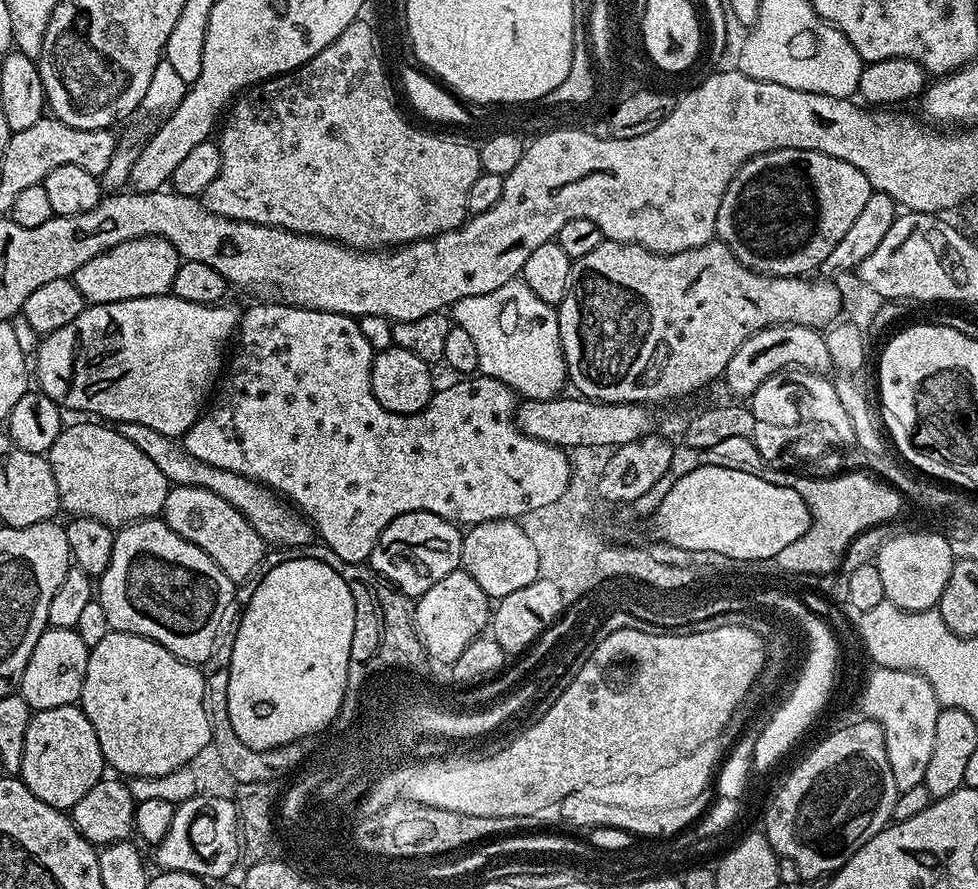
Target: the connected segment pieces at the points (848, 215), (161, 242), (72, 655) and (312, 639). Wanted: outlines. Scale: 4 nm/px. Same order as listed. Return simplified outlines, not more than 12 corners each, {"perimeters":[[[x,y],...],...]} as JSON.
{"perimeters":[[[818,150],[747,160],[716,236],[742,266],[815,273],[873,188]],[[161,236],[122,242],[70,279],[88,304],[167,296],[182,258]],[[45,628],[18,695],[38,712],[76,704],[89,651]],[[269,568],[240,616],[232,723],[255,747],[343,706],[354,598]]]}

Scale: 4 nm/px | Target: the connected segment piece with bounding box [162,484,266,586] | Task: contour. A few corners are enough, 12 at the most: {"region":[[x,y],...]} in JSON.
{"region":[[169,487],[164,523],[242,582],[264,539],[226,498]]}

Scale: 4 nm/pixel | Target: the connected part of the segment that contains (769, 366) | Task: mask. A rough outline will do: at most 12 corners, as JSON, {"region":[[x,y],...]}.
{"region":[[775,324],[730,358],[722,380],[750,398],[775,372],[832,368],[825,333]]}

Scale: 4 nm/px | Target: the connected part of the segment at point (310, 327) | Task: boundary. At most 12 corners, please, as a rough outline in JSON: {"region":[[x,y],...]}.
{"region":[[243,309],[182,443],[346,562],[402,514],[557,501],[569,453],[472,374],[386,410],[359,319]]}

